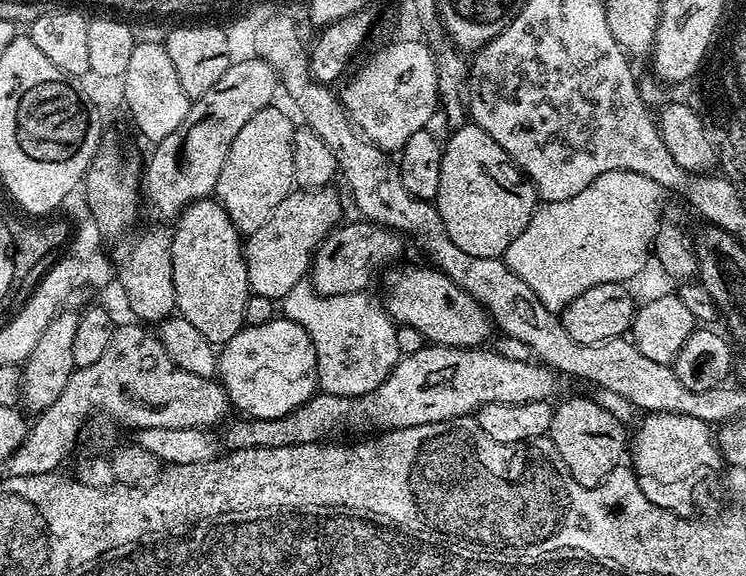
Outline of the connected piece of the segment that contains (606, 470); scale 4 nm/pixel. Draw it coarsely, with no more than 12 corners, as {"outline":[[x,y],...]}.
{"outline":[[588,394],[552,409],[546,435],[574,482],[621,463],[625,425]]}

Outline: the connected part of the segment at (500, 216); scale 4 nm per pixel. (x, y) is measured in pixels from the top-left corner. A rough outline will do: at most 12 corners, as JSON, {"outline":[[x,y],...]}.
{"outline":[[465,122],[441,151],[454,246],[500,258],[538,207],[506,150]]}

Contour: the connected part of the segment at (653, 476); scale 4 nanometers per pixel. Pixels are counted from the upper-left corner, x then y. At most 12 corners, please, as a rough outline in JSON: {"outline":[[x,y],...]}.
{"outline":[[650,412],[630,464],[650,502],[722,464],[713,425]]}

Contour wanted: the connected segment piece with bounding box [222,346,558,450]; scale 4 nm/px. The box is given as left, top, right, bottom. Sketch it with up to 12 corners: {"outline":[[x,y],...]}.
{"outline":[[425,346],[372,392],[233,419],[232,450],[315,444],[553,399],[553,369]]}

